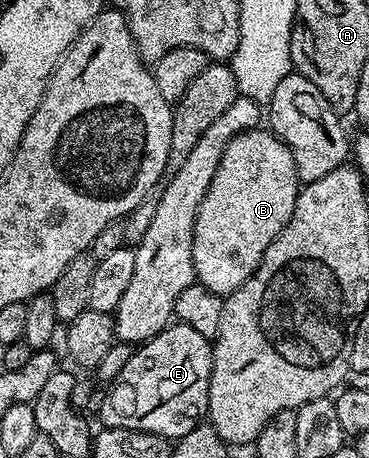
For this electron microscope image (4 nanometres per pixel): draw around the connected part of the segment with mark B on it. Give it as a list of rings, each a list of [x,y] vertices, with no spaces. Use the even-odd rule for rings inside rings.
[[[258,126],[231,138],[195,218],[191,258],[196,283],[223,298],[239,290],[259,266],[267,246],[287,226],[298,191],[295,158],[272,131]]]

